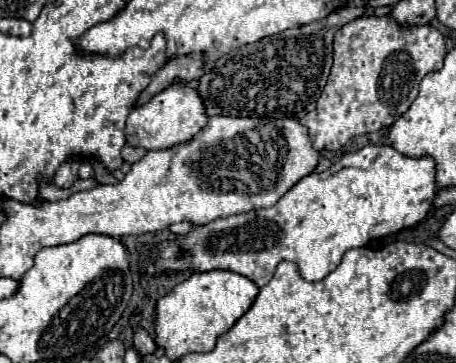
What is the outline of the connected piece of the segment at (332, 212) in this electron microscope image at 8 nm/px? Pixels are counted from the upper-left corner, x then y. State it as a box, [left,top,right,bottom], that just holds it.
[147,146,435,288]

